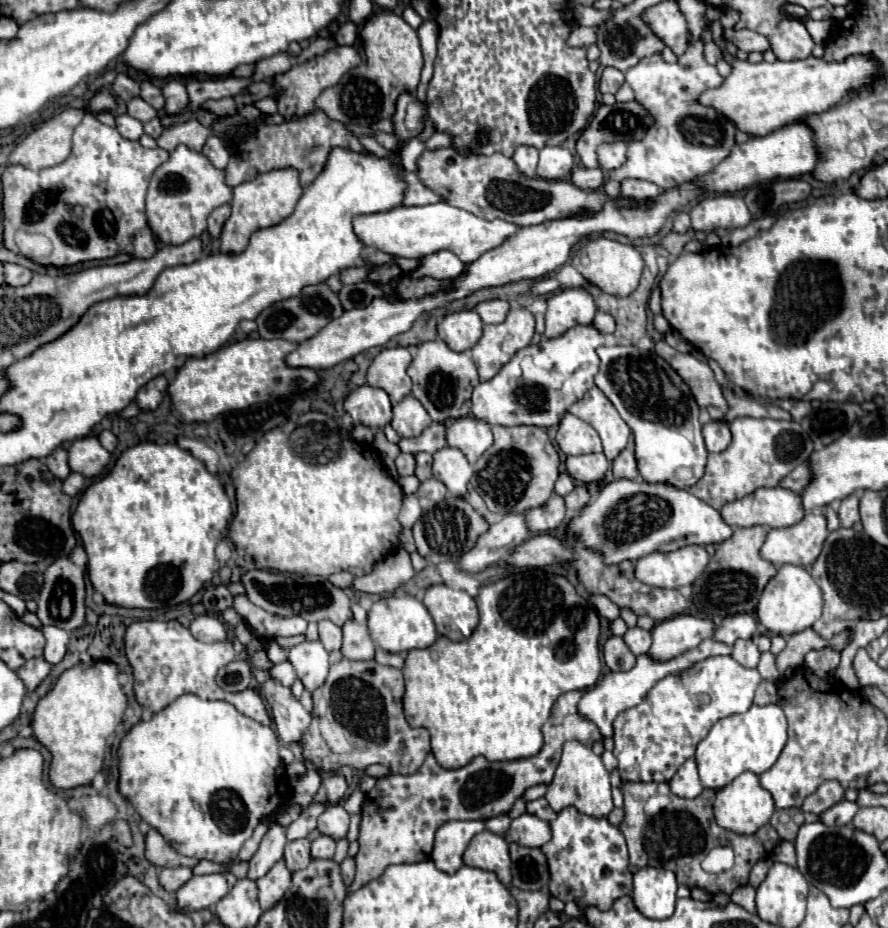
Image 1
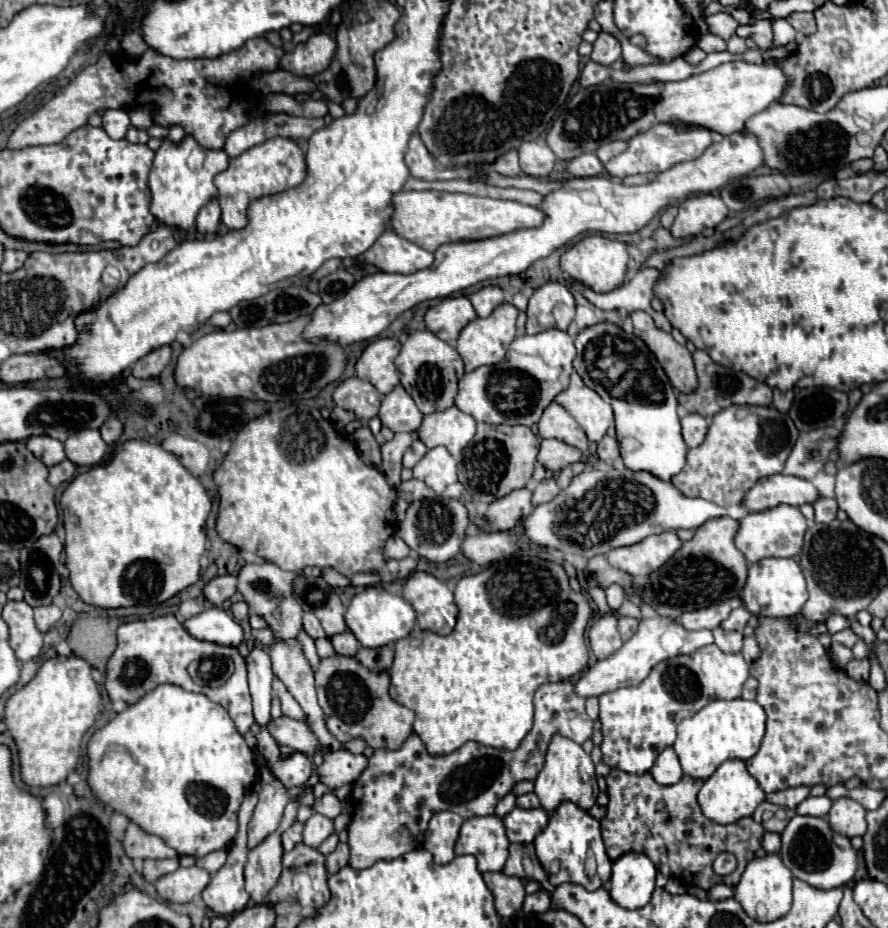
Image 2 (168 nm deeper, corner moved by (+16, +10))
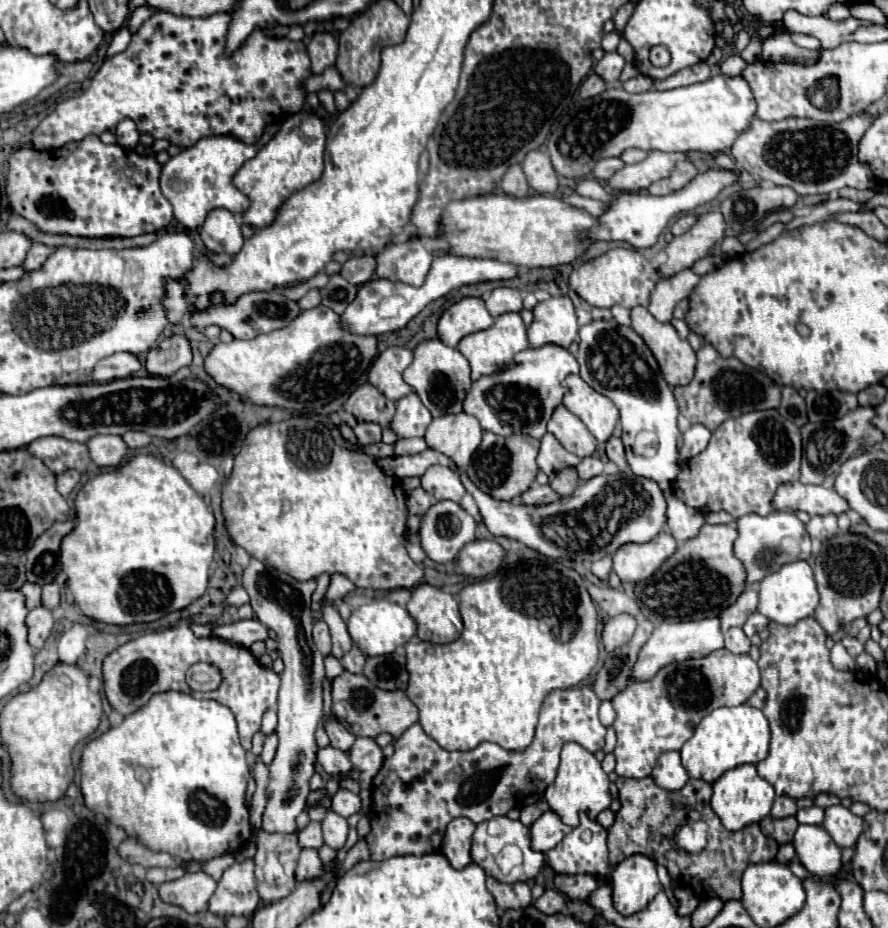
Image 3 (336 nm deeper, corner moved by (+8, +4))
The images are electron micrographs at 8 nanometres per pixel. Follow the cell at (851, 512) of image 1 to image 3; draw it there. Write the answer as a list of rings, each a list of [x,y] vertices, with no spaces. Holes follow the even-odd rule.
[[[828,514],[828,516],[812,516],[810,522],[806,524],[806,530],[808,530],[808,534],[812,538],[822,542],[822,540],[826,540],[826,538],[830,538],[830,536],[834,536],[838,532],[836,520],[838,518],[832,516],[832,514]]]

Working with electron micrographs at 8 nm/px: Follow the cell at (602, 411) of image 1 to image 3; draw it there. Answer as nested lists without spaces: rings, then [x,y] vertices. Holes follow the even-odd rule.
[[[568,376],[564,384],[568,386],[564,406],[586,424],[598,442],[606,442],[618,424],[618,408],[614,402],[592,390],[580,376]]]

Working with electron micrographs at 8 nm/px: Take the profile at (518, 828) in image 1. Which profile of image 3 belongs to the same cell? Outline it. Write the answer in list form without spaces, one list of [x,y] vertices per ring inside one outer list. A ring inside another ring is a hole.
[[[552,810],[544,812],[534,824],[530,824],[532,834],[532,850],[548,852],[552,850],[572,828],[568,828]]]

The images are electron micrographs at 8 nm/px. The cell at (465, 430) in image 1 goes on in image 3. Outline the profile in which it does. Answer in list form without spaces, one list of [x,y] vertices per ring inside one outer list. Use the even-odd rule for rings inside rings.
[[[466,412],[448,414],[434,418],[424,438],[428,448],[442,452],[456,466],[464,466],[470,462],[474,450],[480,446],[482,426],[474,416]]]

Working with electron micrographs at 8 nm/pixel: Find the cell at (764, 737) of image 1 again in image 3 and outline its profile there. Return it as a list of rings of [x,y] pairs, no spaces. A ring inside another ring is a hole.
[[[748,704],[734,708],[716,708],[708,714],[696,728],[694,736],[682,746],[682,764],[690,778],[700,778],[706,782],[718,780],[726,770],[732,770],[740,764],[758,764],[768,756],[770,728],[762,710]]]

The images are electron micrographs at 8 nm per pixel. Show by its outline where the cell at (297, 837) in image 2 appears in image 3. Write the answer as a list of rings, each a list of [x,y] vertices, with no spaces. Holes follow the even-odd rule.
[[[308,822],[308,826],[298,832],[298,844],[300,848],[320,848],[324,844],[320,822]]]

